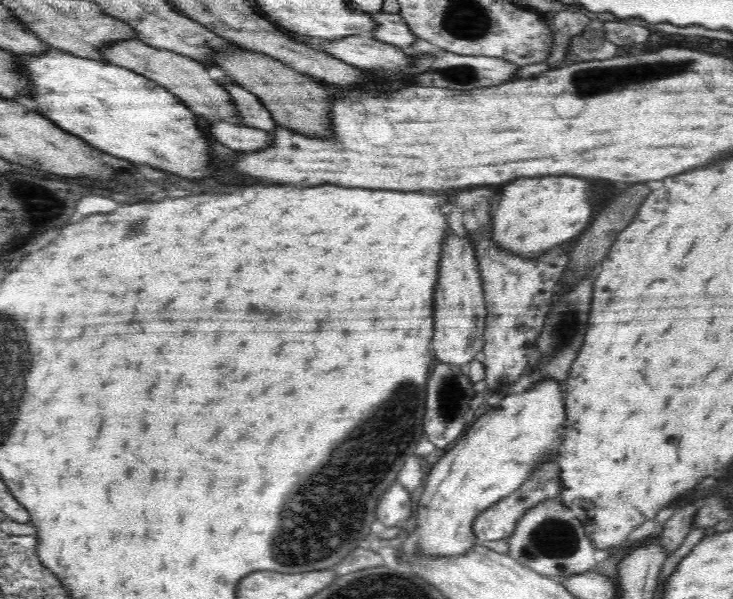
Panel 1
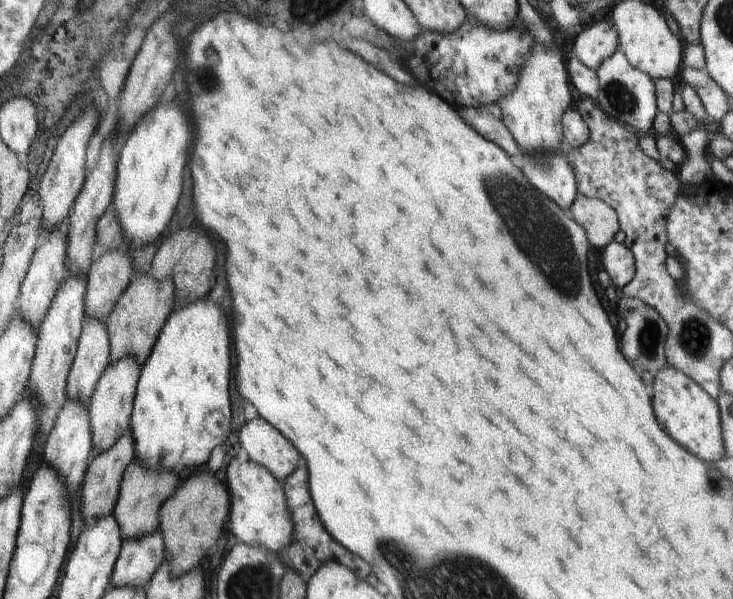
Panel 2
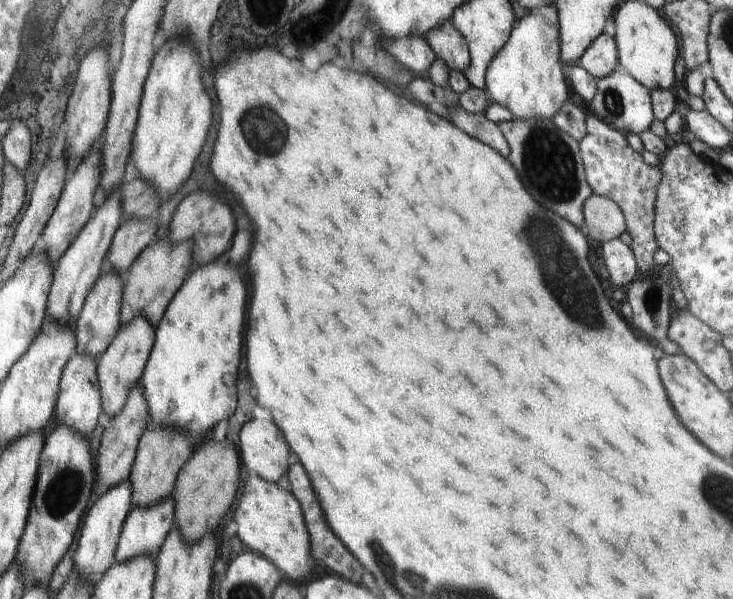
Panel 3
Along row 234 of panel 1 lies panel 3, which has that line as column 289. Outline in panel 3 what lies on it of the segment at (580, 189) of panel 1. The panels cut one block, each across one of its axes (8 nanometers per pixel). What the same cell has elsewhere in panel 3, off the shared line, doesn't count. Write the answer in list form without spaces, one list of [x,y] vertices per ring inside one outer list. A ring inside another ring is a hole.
[[[249,474],[248,480],[246,480],[246,483],[244,483],[244,488],[242,488],[242,496],[240,498],[240,504],[238,504],[238,508],[236,508],[236,511],[234,512],[233,520],[235,520],[235,523],[238,525],[237,542],[240,543],[241,547],[246,548],[250,551],[257,552],[263,557],[266,557],[268,560],[271,560],[271,562],[274,563],[275,566],[279,568],[280,572],[284,574],[284,579],[290,581],[294,580],[294,582],[298,582],[300,578],[304,580],[304,576],[306,576],[306,574],[310,572],[310,568],[312,568],[312,563],[314,564],[314,566],[316,565],[313,562],[313,555],[311,554],[310,537],[309,532],[307,531],[305,525],[305,518],[302,514],[301,504],[299,503],[299,500],[289,490],[283,489],[277,483],[264,480],[261,476],[258,475]]]

